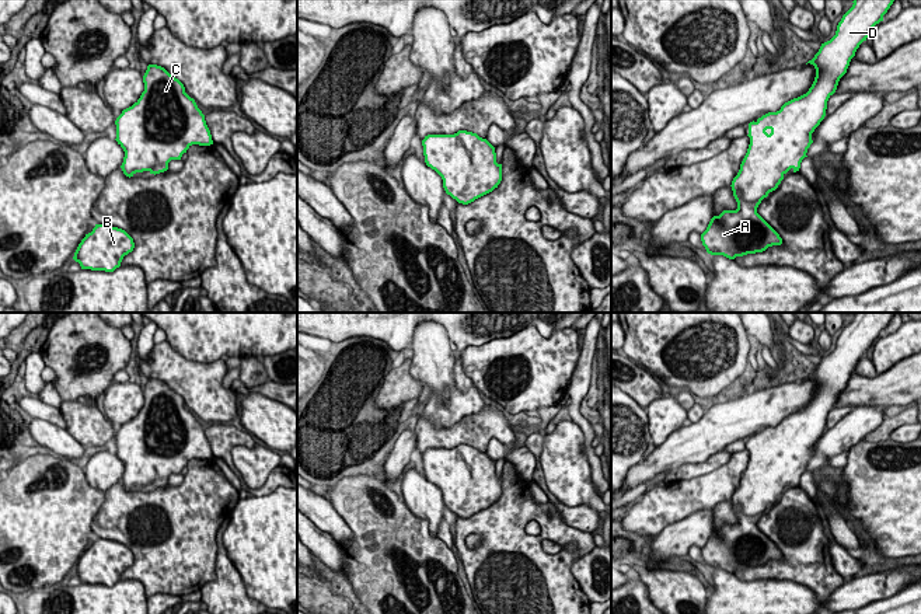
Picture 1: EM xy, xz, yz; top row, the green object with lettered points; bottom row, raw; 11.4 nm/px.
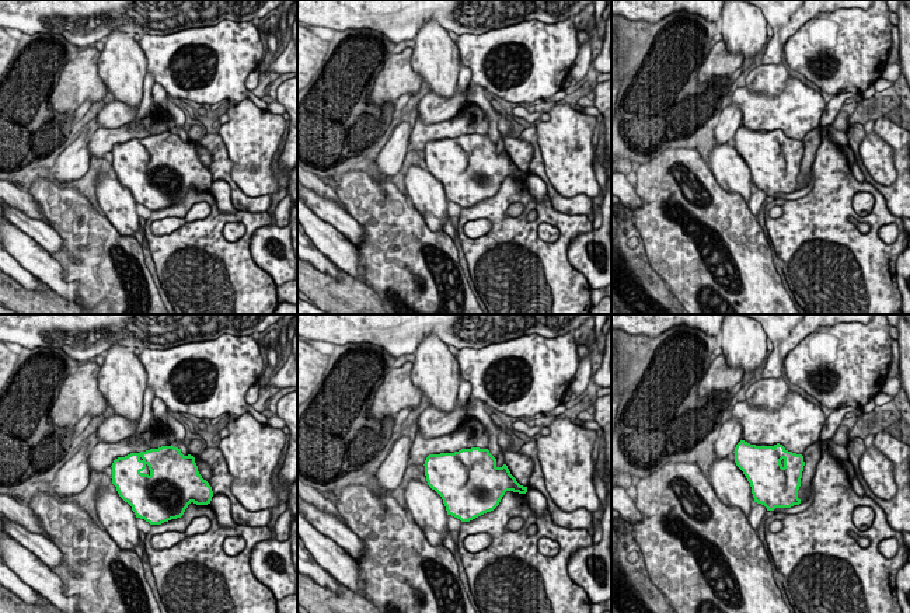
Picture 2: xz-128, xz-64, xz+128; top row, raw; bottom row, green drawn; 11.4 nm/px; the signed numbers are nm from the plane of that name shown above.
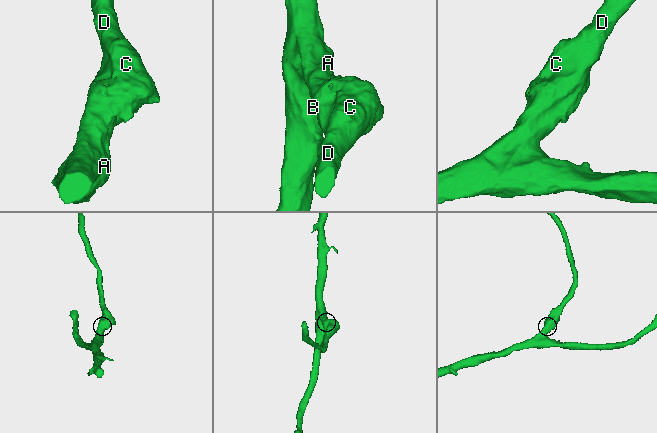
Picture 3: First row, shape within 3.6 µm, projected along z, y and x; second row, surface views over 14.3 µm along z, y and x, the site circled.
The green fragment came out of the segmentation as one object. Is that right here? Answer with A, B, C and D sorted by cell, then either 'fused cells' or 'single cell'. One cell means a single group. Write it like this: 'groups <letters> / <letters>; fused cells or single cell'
groups A B C D; single cell

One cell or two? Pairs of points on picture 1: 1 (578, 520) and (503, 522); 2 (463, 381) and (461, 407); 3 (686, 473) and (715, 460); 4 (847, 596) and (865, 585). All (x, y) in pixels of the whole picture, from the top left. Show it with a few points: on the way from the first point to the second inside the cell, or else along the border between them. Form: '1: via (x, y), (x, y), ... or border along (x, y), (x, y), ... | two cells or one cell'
1: border along (548, 499), (569, 526), (592, 533) | two cells
2: border along (456, 384), (463, 391), (471, 387) | two cells
3: via (693, 470), (708, 466) | one cell
4: via (851, 596), (861, 589) | one cell

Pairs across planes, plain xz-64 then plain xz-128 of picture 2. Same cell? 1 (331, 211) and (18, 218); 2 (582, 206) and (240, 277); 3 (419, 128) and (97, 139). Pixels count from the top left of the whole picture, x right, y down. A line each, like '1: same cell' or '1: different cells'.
1: same cell
2: different cells
3: same cell

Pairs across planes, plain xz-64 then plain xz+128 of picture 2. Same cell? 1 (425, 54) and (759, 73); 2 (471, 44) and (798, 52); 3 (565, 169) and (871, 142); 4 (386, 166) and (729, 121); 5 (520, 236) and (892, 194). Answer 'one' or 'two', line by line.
1: two
2: one
3: one
4: one
5: two

